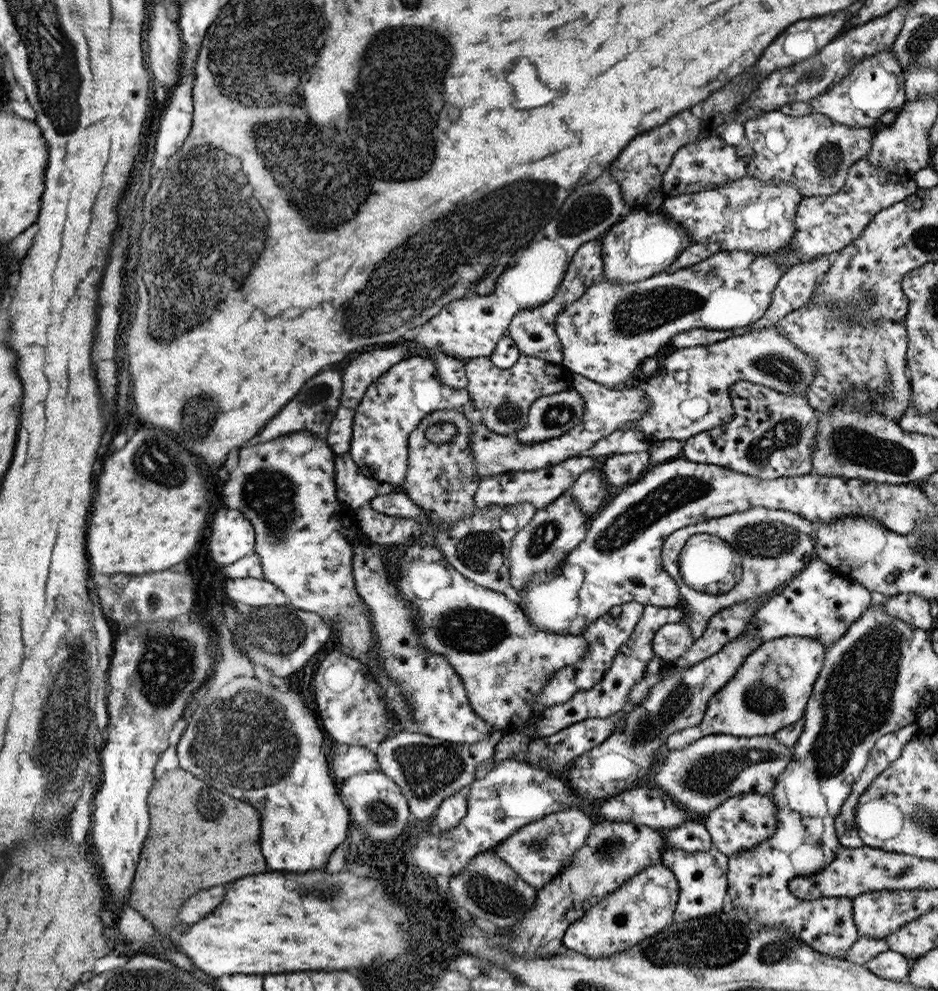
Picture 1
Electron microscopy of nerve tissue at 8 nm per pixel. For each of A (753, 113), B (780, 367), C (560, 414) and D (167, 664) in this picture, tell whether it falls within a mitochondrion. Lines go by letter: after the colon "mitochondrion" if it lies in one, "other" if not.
A: other
B: mitochondrion
C: mitochondrion
D: mitochondrion

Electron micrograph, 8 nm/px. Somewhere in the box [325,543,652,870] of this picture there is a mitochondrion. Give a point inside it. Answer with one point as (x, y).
(426, 769)

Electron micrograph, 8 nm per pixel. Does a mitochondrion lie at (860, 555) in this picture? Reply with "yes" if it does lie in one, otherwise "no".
no

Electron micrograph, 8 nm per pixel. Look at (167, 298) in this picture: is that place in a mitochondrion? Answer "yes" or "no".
no

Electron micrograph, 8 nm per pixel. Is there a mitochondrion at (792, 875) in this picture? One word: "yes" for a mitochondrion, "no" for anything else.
no

